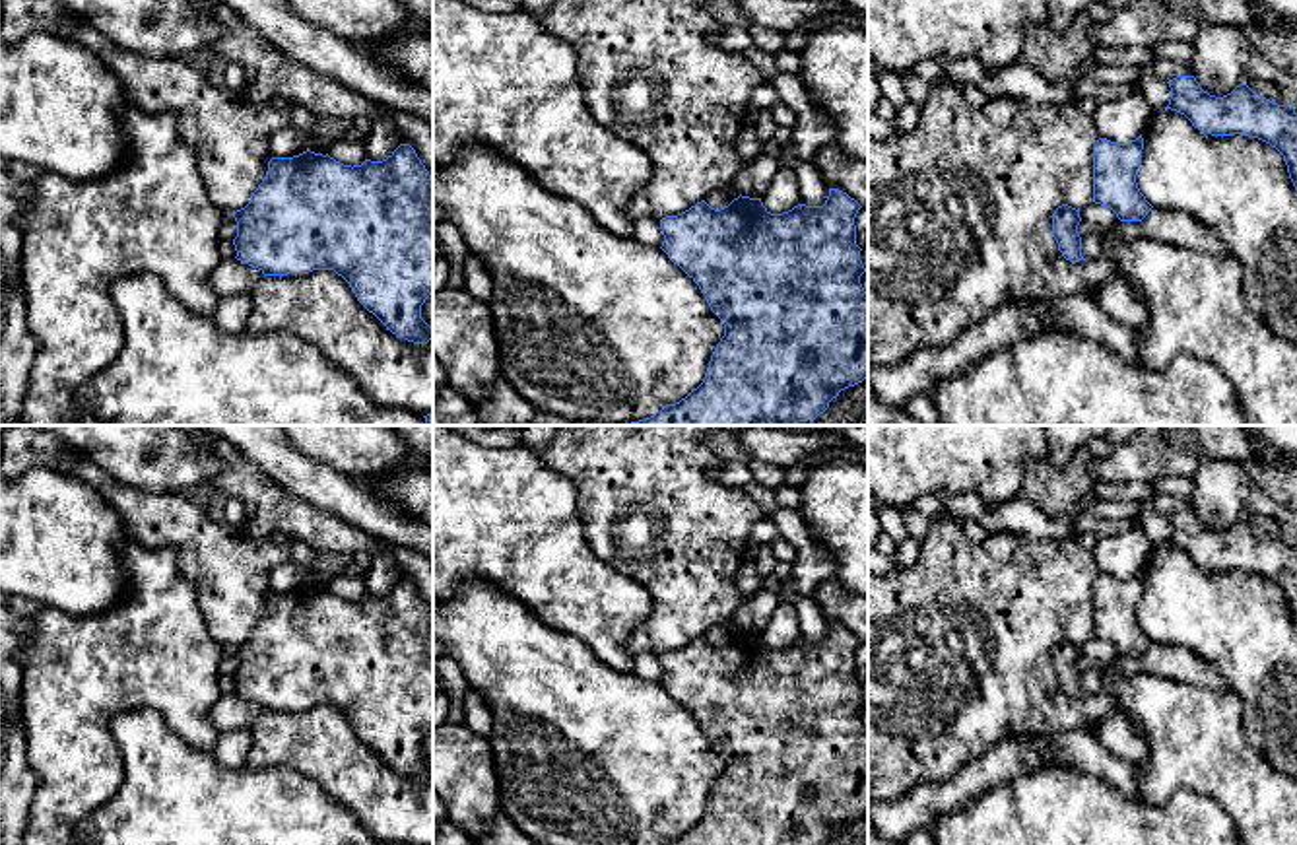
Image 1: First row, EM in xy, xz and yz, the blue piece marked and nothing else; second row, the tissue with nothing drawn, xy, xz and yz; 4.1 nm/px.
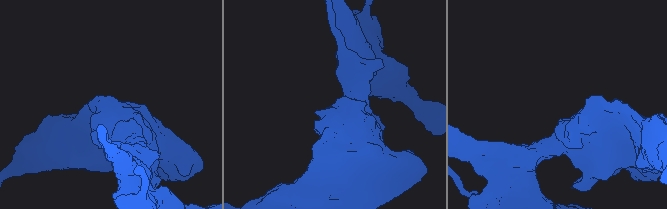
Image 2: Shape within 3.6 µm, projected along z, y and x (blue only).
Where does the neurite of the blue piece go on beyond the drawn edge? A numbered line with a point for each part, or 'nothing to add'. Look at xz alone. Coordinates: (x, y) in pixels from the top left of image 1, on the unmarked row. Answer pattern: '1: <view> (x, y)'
nothing to add

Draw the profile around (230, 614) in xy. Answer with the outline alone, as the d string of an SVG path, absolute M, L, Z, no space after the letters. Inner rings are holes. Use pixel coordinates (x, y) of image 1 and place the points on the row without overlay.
M2 425L0 474L16 480L35 466L87 482L118 513L132 542L177 550L188 581L200 592L214 641L229 651L249 639L274 592L270 573L291 561L297 540L239 534L216 523L186 493L132 488L101 472L52 433L33 425Z

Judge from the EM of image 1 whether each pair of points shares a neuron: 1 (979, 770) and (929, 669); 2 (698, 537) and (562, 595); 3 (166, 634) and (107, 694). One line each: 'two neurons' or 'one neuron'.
1: two neurons
2: two neurons
3: one neuron

